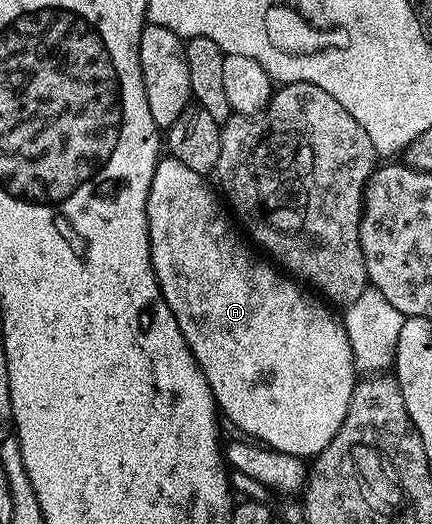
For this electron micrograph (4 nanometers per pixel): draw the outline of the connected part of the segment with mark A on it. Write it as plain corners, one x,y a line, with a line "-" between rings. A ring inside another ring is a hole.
171,155
161,156
156,162
156,170
152,176
146,203
146,219
148,220
148,254
152,260
152,270
156,276
160,293
182,331
188,349
200,365
202,375
210,387
217,410
222,414
223,420
225,417
234,428
244,432
241,434
245,438
255,439
261,446
277,449
291,457
314,459
328,446
330,439
334,439
334,435
342,427
342,423
346,419
348,404
352,398
352,388
355,387
358,380
358,370
352,360
352,348
348,342
348,334
344,332
343,324
337,318
336,321
332,318
332,313
328,310
331,308
327,304
321,303
315,296
305,292
295,280
289,279
283,272
273,268
271,264
263,265
260,261
251,261
244,253
235,253
226,242
220,241
220,205
216,202
217,194
214,189
214,194
212,194
211,187
204,181
207,180
201,174
190,171
190,167
186,167
184,163
174,159

